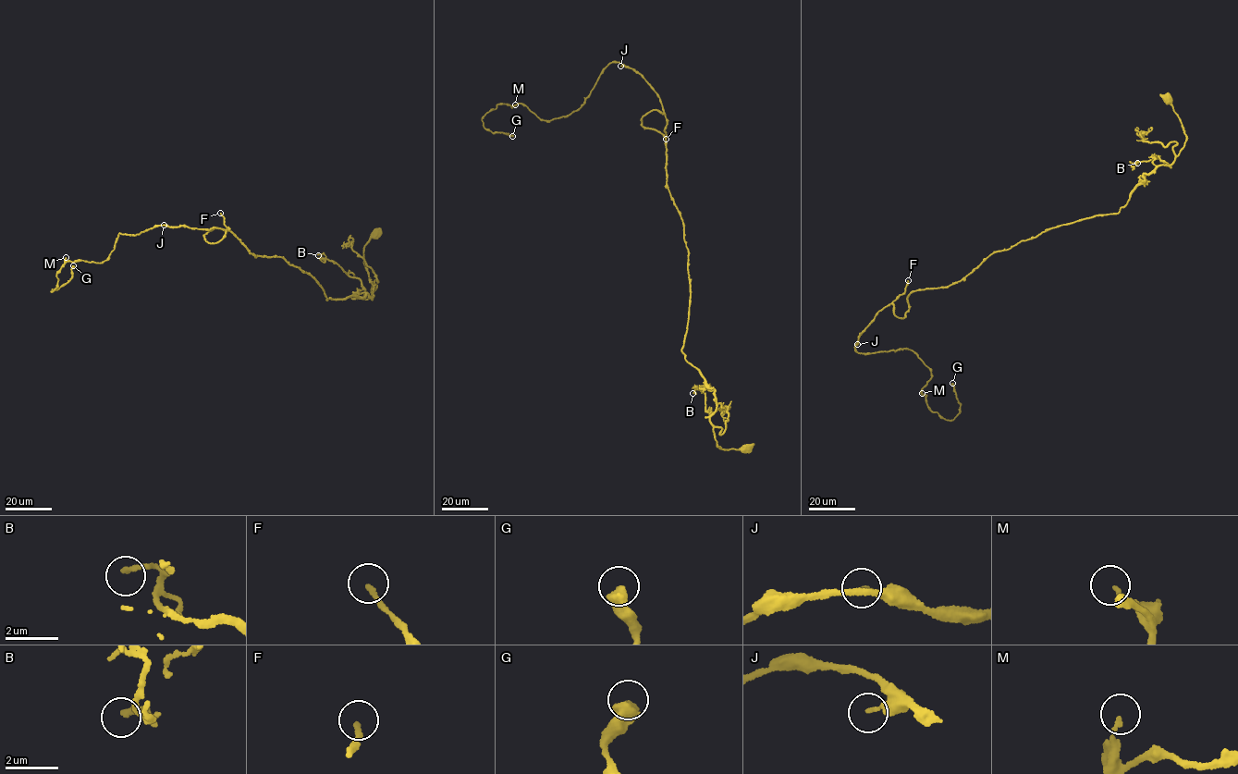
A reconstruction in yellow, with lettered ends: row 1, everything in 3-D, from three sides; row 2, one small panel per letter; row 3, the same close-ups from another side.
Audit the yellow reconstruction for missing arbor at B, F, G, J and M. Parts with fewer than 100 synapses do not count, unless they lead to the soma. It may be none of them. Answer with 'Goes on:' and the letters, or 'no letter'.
Goes on: F

